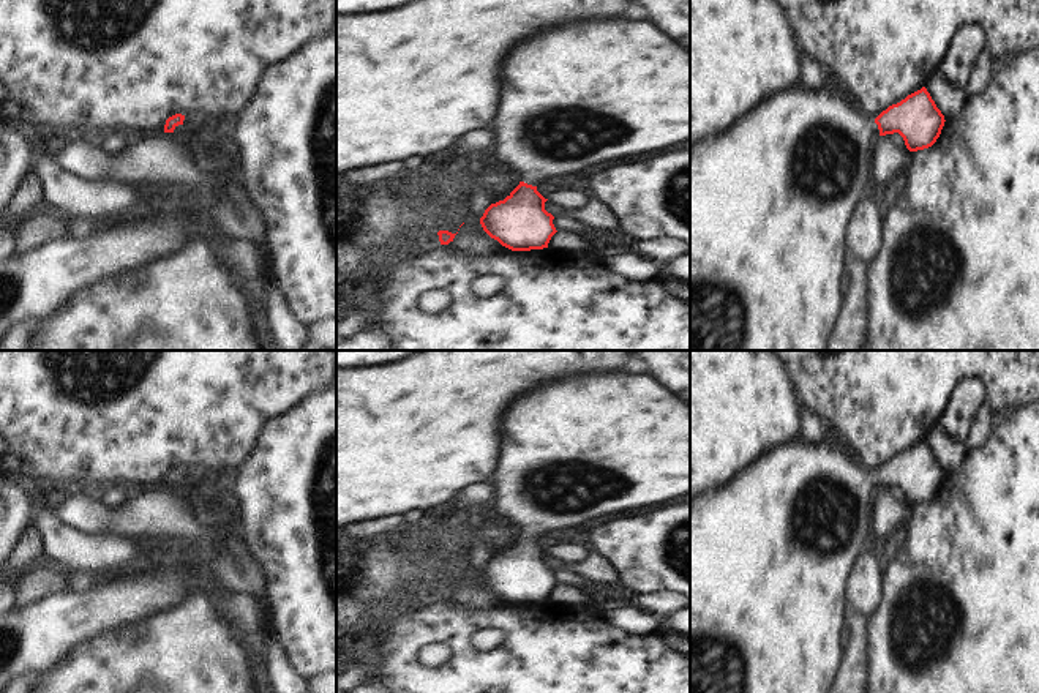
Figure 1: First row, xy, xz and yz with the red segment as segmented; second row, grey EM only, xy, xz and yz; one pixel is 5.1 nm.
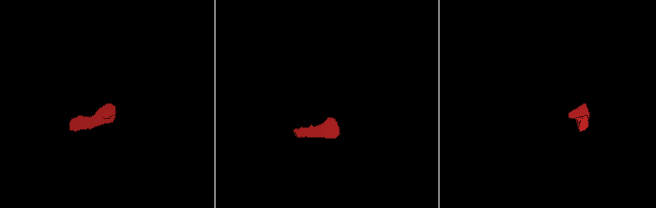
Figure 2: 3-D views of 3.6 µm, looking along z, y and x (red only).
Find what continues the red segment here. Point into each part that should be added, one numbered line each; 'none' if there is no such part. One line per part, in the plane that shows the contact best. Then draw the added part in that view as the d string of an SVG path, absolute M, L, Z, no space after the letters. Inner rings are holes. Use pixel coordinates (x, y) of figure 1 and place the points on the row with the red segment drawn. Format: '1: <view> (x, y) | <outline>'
1: xz (600, 90) | M587 19L564 24L518 43L502 60L496 112L488 125L493 131L494 161L515 172L520 182L537 186L545 178L575 175L586 166L633 159L641 155L665 152L690 140L690 52L647 21Z

